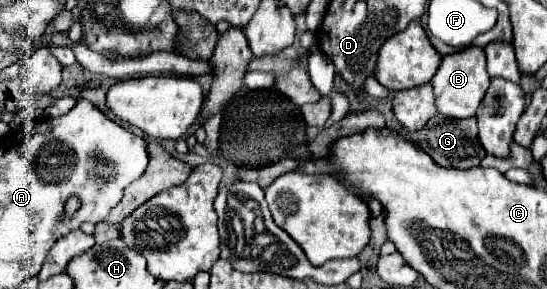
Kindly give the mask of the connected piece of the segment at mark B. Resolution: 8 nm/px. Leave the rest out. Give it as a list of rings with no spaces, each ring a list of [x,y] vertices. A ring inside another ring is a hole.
[[[467,47],[443,57],[435,77],[431,79],[437,111],[449,117],[473,117],[485,91],[489,89],[489,81],[491,79],[485,69],[485,51],[481,47]]]

